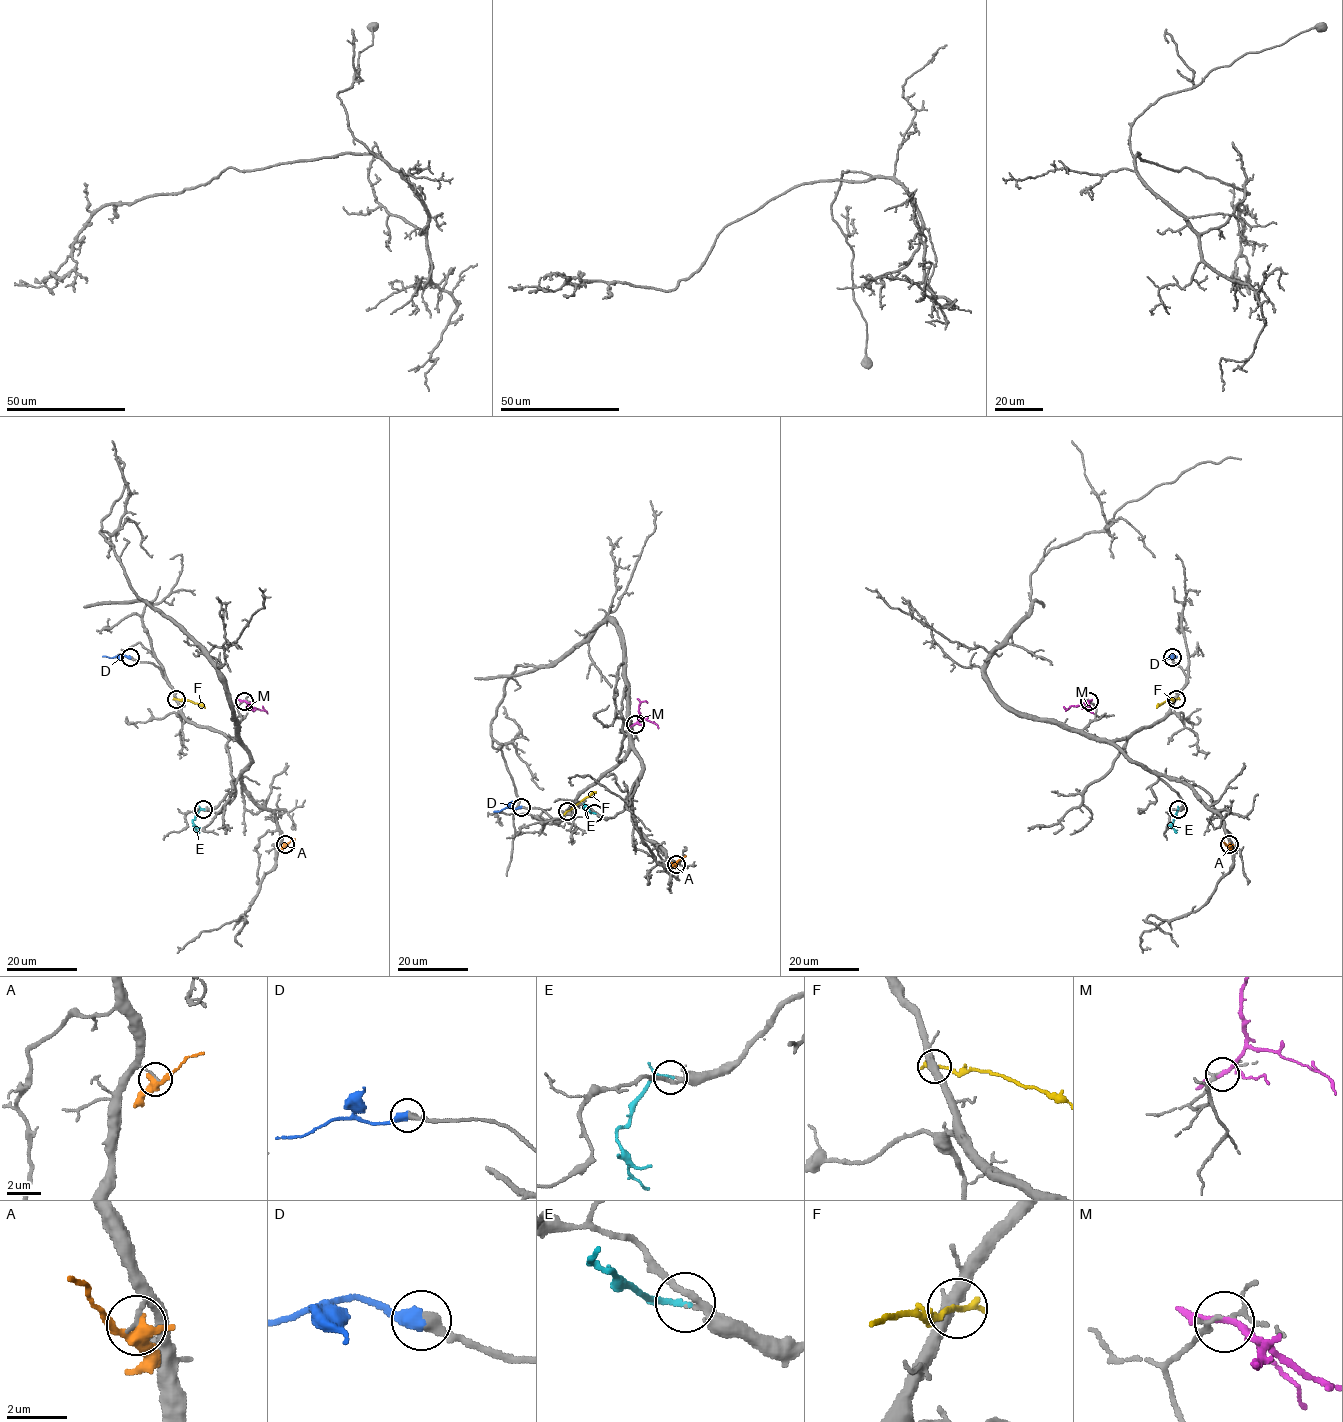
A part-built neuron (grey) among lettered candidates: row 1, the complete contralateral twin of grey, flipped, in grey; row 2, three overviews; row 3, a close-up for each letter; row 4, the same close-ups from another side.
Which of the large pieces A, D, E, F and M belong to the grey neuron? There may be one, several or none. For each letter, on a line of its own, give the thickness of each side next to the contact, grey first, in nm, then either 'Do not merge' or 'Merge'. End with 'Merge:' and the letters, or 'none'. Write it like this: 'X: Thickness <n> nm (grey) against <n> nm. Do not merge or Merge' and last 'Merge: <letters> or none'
A: Thickness 110 nm (grey) against 320 nm. Do not merge
D: Thickness 380 nm (grey) against 480 nm. Merge
E: Thickness 200 nm (grey) against 130 nm. Merge
F: Thickness 440 nm (grey) against 240 nm. Do not merge
M: Thickness 120 nm (grey) against 170 nm. Do not merge
Merge: D, E

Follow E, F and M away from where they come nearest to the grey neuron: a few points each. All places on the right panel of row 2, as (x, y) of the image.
E: (1178, 809), (1171, 827), (1177, 832)
F: (1176, 699), (1167, 700), (1156, 708)
M: (1088, 701), (1067, 709)

